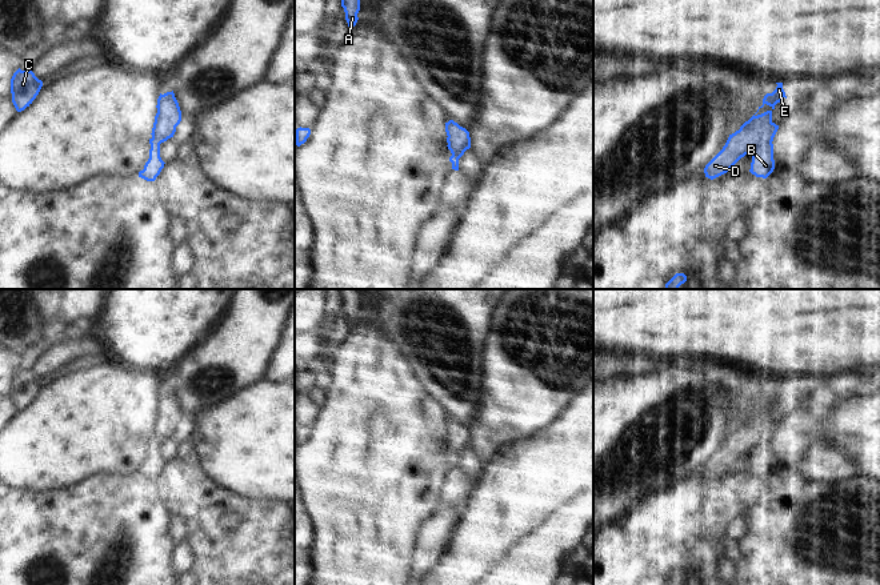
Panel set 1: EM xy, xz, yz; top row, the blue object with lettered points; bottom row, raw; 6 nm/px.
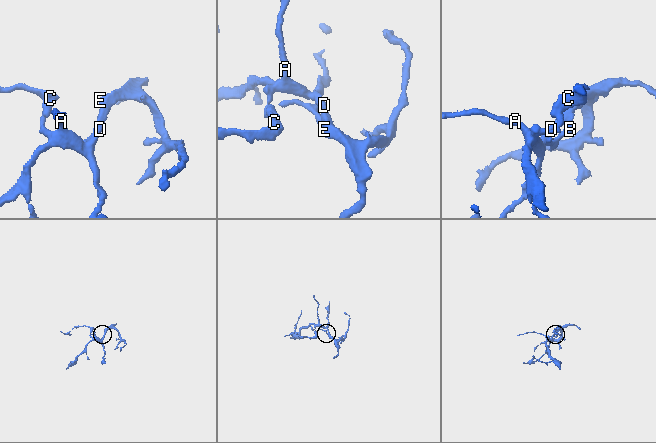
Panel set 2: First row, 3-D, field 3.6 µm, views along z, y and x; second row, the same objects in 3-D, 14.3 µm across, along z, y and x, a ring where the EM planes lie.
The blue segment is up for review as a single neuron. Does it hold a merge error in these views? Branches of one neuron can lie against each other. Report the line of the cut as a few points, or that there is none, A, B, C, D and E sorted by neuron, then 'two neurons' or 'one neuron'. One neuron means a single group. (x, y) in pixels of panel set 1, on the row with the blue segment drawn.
yz (771, 141), (763, 141), (751, 153) | A C D E / B | two neurons

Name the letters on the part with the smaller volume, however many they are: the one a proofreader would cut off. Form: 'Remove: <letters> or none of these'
Remove: B.

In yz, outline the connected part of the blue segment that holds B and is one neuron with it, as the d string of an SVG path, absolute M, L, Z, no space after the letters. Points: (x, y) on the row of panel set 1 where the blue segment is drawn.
M763 141L752 153L749 172L756 177L767 179L775 169L773 144Z

